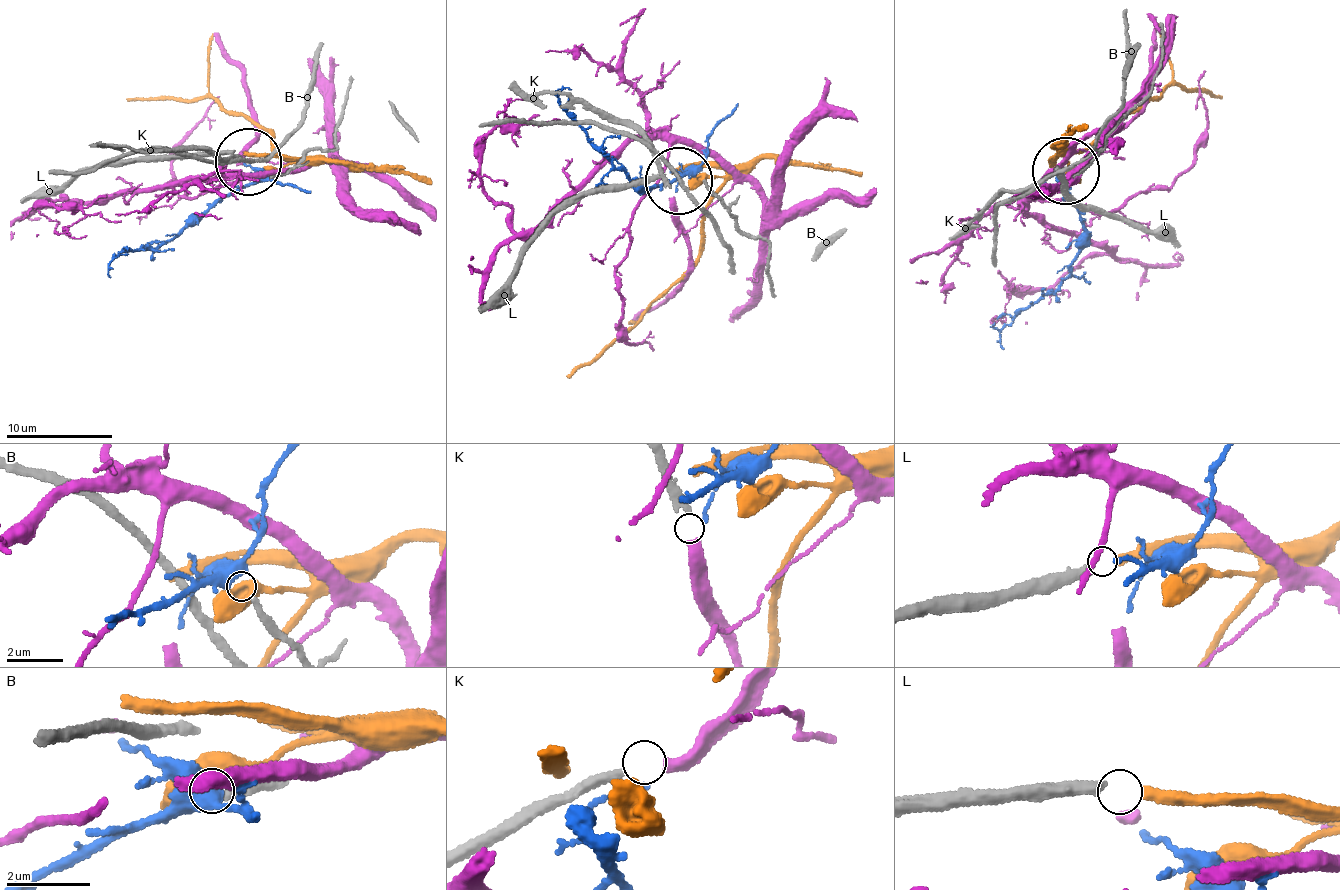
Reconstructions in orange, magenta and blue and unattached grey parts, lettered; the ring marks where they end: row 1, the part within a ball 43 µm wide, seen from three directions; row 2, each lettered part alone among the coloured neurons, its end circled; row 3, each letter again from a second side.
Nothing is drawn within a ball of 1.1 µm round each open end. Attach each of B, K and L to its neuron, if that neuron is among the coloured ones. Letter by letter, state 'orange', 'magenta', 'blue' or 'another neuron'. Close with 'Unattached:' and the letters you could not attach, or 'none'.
B: blue
K: magenta
L: orange
Unattached: none

